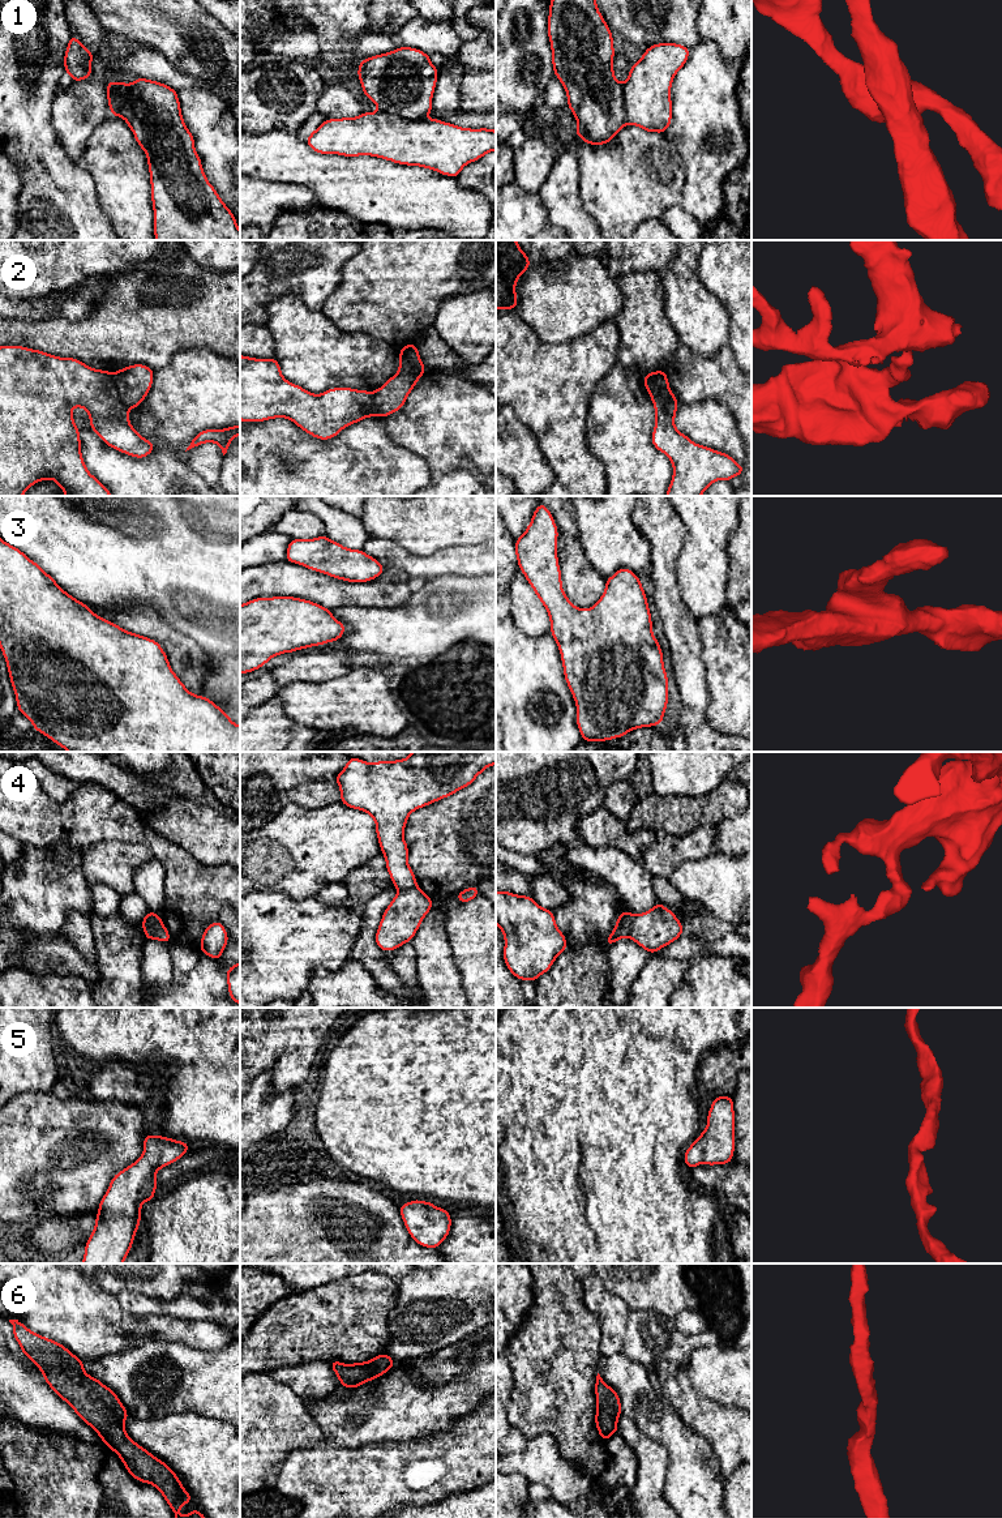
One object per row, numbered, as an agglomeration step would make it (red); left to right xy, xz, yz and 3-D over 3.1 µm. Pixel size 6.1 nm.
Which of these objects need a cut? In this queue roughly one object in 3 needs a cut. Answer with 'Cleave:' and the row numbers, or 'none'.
Cleave: 1, 2, 4

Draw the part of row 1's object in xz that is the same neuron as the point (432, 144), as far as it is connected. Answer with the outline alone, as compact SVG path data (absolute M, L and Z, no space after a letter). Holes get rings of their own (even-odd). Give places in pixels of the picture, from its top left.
M363 112L357 117L326 119L305 140L318 154L371 155L397 164L419 166L457 178L462 168L496 151L496 131L462 128L438 119L404 119L387 112Z

